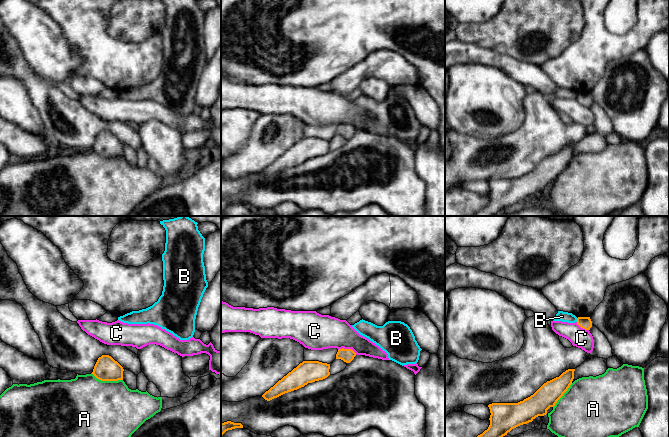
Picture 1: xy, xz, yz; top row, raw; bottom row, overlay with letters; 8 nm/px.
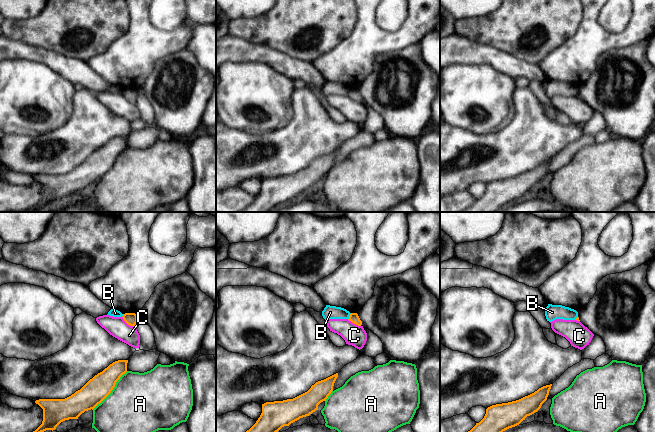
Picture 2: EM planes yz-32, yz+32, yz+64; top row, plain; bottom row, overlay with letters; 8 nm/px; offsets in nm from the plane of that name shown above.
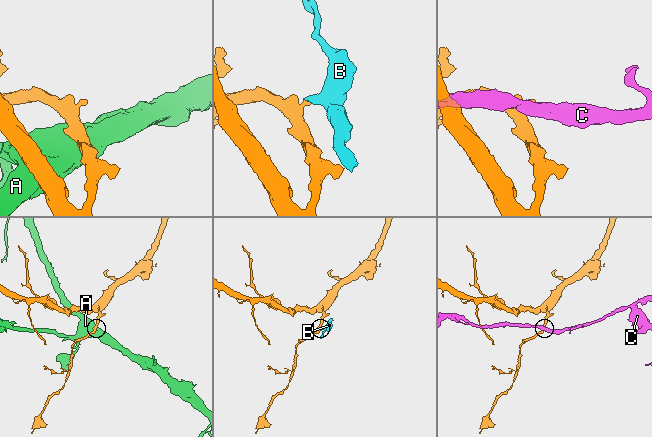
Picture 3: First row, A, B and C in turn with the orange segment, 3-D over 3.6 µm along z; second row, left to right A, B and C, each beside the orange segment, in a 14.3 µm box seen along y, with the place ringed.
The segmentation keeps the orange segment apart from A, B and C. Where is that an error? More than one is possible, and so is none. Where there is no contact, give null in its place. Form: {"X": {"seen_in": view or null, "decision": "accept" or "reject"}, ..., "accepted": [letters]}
{"A": {"seen_in": "xy", "decision": "reject"}, "B": {"seen_in": "yz", "decision": "reject"}, "C": {"seen_in": "xz", "decision": "reject"}, "accepted": []}

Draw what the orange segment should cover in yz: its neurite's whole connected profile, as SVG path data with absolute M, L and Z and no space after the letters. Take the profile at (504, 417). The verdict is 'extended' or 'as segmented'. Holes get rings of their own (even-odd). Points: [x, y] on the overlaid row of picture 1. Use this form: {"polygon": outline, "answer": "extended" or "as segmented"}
{"polygon": "M568 369L559 377L544 383L533 395L518 403L492 403L488 407L490 409L490 425L487 430L477 437L503 437L512 429L532 422L538 416L547 414L550 407L554 407L557 401L568 390L574 379L575 369Z", "answer": "as segmented"}

